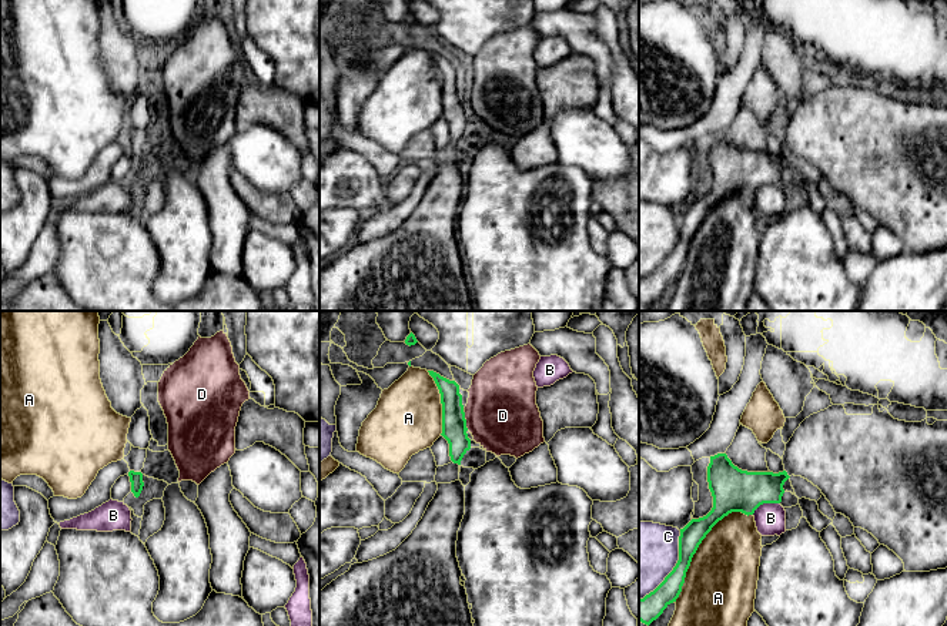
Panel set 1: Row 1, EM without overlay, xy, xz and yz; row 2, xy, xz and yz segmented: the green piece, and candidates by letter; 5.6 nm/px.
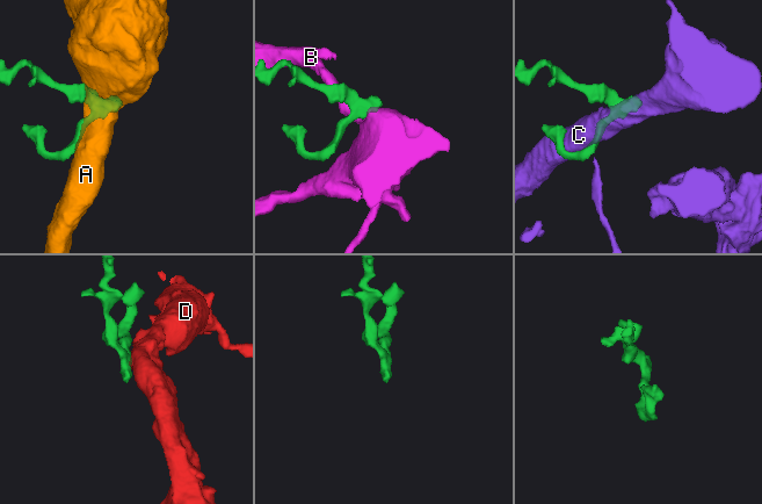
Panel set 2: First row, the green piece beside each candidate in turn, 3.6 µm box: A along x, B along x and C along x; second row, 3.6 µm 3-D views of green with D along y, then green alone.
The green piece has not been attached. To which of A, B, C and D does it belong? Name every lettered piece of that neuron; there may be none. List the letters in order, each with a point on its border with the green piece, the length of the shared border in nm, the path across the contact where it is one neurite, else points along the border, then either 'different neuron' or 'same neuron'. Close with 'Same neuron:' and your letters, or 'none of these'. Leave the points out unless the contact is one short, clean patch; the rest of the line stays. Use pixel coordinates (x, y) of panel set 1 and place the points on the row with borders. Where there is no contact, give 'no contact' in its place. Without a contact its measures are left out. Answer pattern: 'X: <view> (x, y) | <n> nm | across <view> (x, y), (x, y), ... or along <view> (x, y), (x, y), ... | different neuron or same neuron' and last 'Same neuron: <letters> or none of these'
A: yz (699, 544) | 650 nm | different neuron
B: yz (765, 502) | 170 nm | along yz (779, 502), (763, 502), (752, 514) | different neuron
C: yz (673, 568) | 460 nm | different neuron
D: xz (465, 421) | 110 nm | along xz (464, 412), (468, 429) | different neuron
Same neuron: none of these

